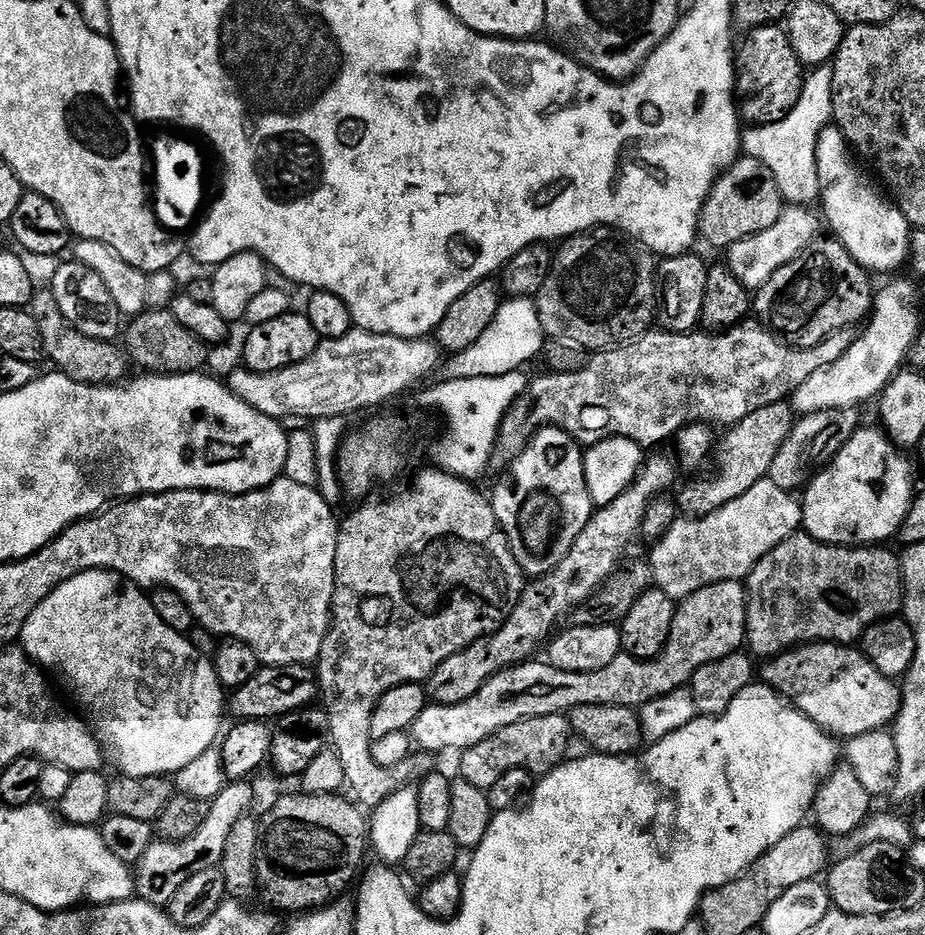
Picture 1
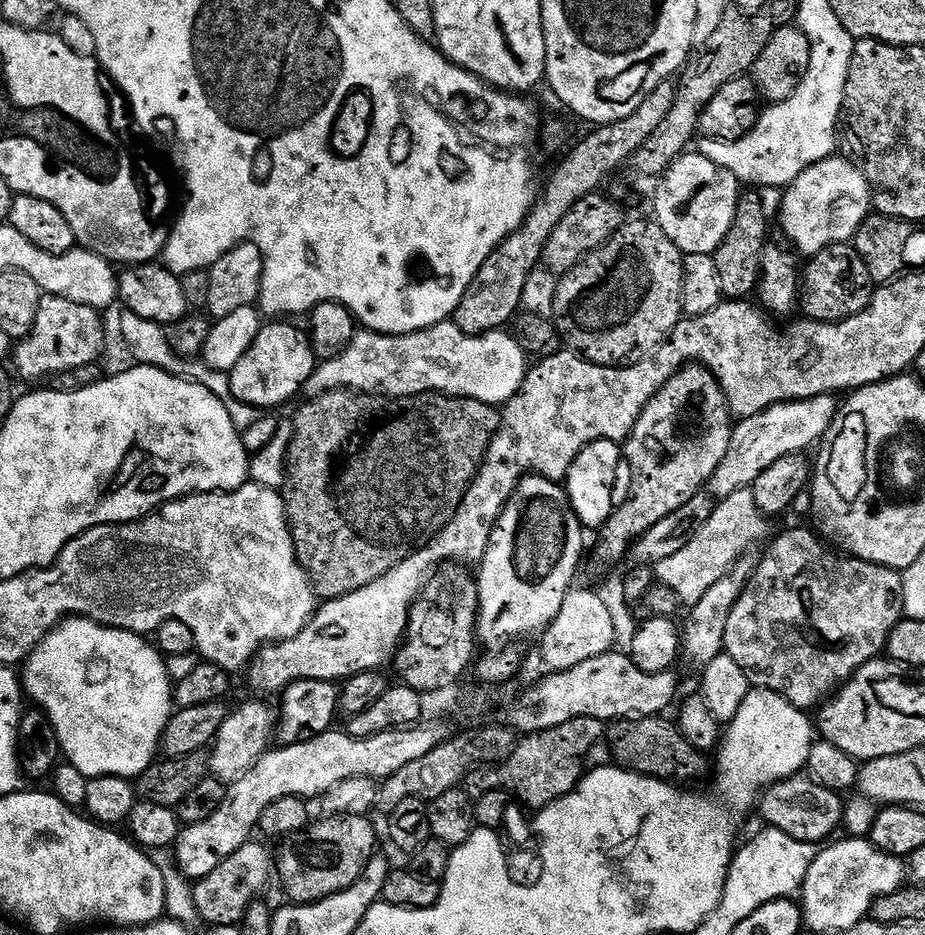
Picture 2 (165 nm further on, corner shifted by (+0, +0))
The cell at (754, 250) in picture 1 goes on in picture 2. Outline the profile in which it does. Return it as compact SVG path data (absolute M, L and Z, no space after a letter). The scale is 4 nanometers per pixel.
M833 154L810 166L783 193L784 232L796 243L795 251L801 257L811 258L831 244L849 243L873 211L874 185L869 173L857 164Z

